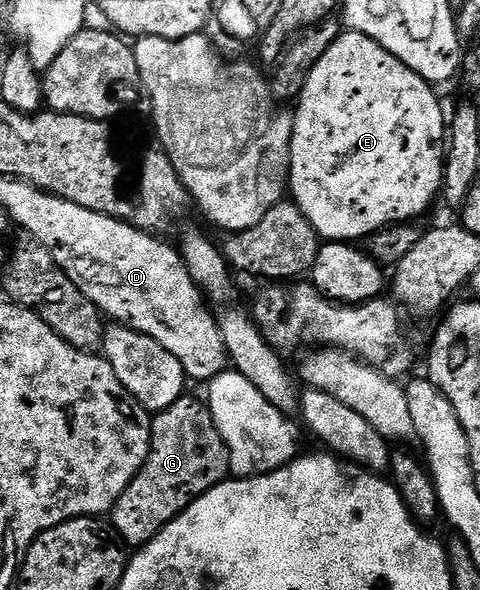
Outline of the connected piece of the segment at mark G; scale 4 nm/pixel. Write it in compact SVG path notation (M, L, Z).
M191 393L173 401L169 409L158 412L151 420L151 448L143 468L133 477L133 481L121 493L121 497L109 512L109 523L116 536L128 548L144 547L166 523L171 523L196 497L205 494L210 487L224 482L231 475L231 458L225 441L213 421L211 411L202 398L194 399Z

